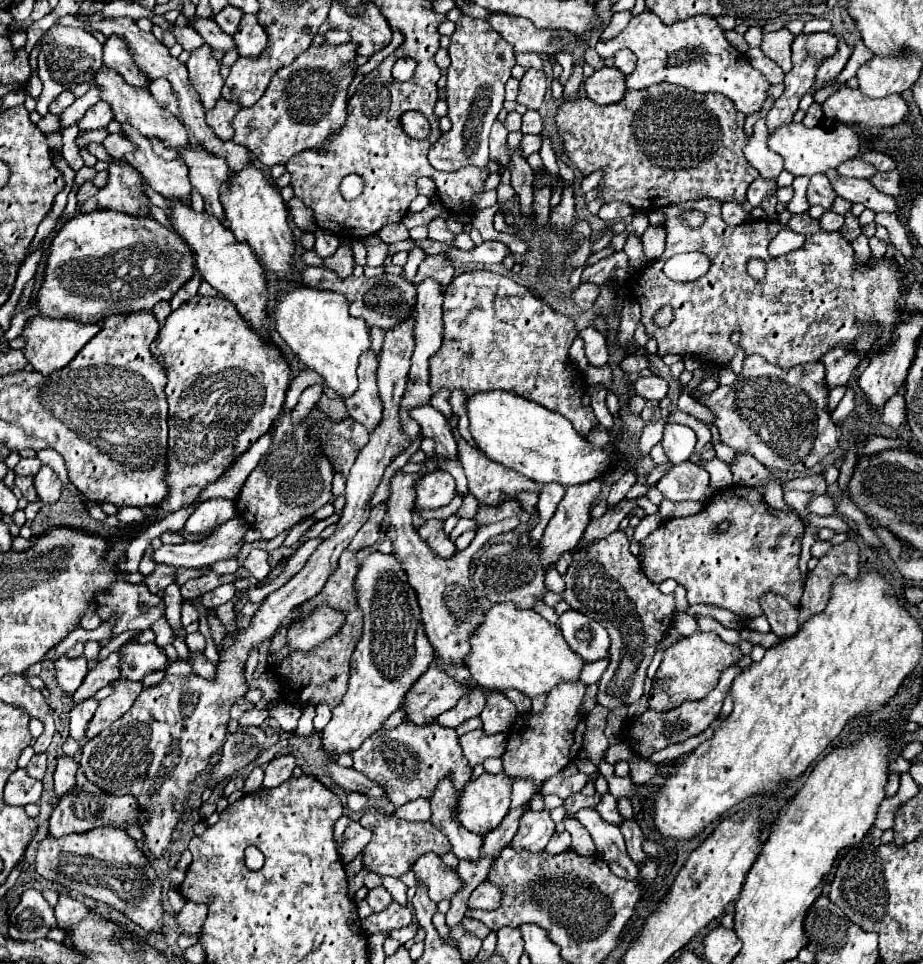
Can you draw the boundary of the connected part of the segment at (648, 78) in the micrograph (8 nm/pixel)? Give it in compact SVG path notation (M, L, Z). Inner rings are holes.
M644 11L632 17L632 21L618 37L606 43L598 41L596 51L604 61L612 61L622 47L634 51L638 63L634 73L626 75L626 85L630 89L646 89L654 83L666 81L666 83L682 85L696 93L722 93L724 97L734 101L738 111L746 115L760 111L766 101L770 83L758 69L750 65L750 61L742 53L738 53L724 39L724 33L714 17L696 15L686 21L664 25L658 15ZM618 37L622 37L624 45L618 41Z

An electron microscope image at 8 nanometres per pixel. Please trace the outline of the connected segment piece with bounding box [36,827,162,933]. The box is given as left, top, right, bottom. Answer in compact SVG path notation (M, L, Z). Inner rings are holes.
M98 827L86 833L66 835L62 839L46 837L38 847L36 871L42 877L58 881L76 893L88 895L118 911L124 911L148 933L160 931L162 927L162 885L142 849L120 827Z

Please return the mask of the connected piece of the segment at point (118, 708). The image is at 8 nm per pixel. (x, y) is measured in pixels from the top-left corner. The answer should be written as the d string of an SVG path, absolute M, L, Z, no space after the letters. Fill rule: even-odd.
M120 679L116 683L116 689L112 695L100 701L94 717L90 719L90 725L86 729L86 741L94 739L100 731L104 731L110 723L120 719L136 701L136 697L142 691L142 681L130 681L130 679Z

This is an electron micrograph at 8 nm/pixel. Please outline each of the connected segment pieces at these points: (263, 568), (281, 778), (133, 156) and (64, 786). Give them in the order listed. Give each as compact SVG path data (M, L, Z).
M252 549L250 555L244 561L244 567L252 573L256 579L264 579L270 573L270 563L268 563L268 553L262 549Z
M284 755L284 757L272 759L264 771L264 787L282 785L286 779L292 777L292 771L296 765L298 765L298 757L294 757L294 755Z
M122 125L122 127L124 127L124 135L138 145L138 151L128 153L124 159L142 173L142 177L154 191L158 191L166 199L176 199L182 201L184 205L190 205L192 185L186 163L182 159L174 159L174 161L160 159L158 155L154 155L148 137L140 135L130 125Z
M72 757L58 759L56 771L54 771L54 791L58 797L64 797L76 785L76 769L78 769L76 759Z

